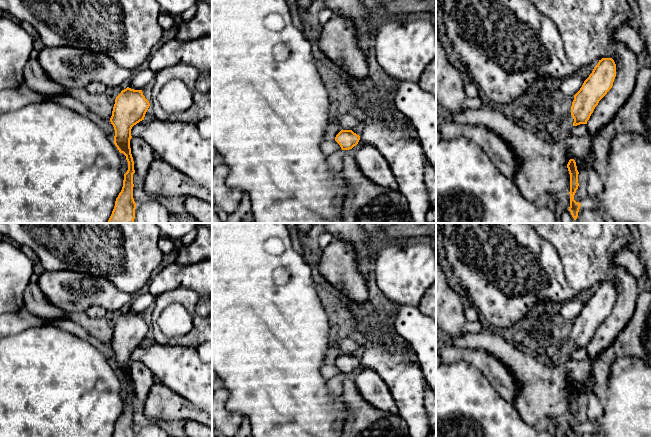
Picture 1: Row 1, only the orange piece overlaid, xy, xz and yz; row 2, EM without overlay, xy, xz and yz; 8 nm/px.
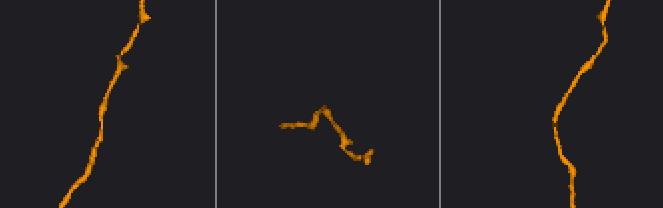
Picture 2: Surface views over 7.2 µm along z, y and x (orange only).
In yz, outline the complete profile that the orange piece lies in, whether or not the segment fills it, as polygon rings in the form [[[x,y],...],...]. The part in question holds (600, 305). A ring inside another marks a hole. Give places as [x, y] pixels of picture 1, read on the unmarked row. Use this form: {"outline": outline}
{"outline": [[[602,282],[574,319],[571,330],[573,350],[587,348],[599,325],[612,312],[616,301],[616,288],[612,282]]]}

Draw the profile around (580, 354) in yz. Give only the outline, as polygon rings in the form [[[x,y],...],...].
[[[580,348],[577,350],[572,350],[569,355],[571,361],[582,361],[588,359],[587,348]]]

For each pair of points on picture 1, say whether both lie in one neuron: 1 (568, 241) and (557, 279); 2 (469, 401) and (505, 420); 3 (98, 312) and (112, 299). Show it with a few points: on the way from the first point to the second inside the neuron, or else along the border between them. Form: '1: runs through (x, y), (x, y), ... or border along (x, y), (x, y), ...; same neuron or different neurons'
1: border along (551, 243), (557, 252), (565, 279), (570, 286); different neurons
2: runs through (478, 410), (488, 420), (496, 420); same neuron
3: border along (107, 310), (100, 306), (89, 306), (84, 311); different neurons

